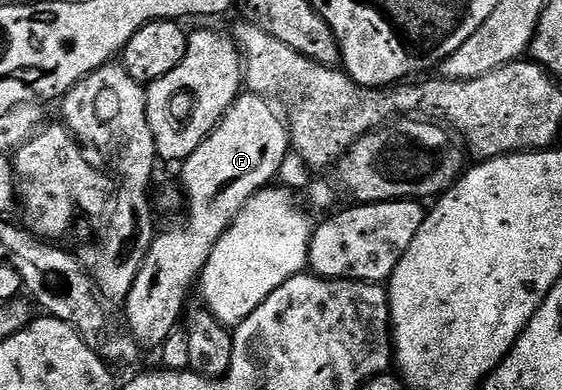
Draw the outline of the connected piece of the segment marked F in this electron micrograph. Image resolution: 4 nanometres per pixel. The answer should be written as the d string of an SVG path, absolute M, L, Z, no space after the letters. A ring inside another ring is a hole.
M257 94L238 96L215 131L180 165L187 208L189 204L185 224L154 235L135 286L131 286L131 294L123 301L127 331L142 349L160 350L167 338L178 331L189 291L194 291L195 278L200 277L211 250L251 197L276 181L273 179L285 155L290 155L286 121L265 100L268 99Z

